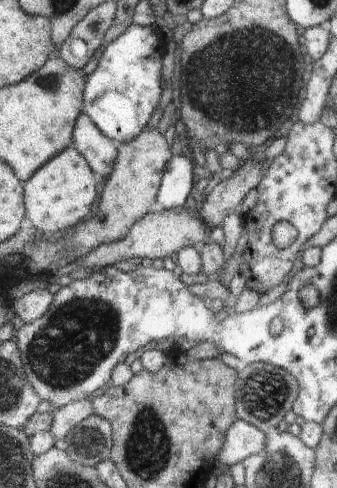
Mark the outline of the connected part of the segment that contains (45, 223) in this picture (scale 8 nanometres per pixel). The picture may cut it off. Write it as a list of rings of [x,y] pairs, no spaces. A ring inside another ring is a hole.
[[[73,146],[48,160],[24,183],[28,220],[41,235],[78,225],[92,214],[94,198],[96,198],[96,180],[92,169]]]

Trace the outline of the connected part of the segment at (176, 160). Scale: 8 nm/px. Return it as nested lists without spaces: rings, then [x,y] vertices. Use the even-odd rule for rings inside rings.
[[[188,153],[173,155],[164,171],[163,184],[159,190],[158,203],[161,209],[182,209],[186,198],[194,192],[193,186],[192,160]]]

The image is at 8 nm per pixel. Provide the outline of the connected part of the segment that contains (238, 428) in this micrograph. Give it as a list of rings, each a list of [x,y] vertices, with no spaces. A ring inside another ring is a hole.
[[[240,420],[227,432],[226,442],[220,451],[220,462],[232,466],[243,462],[264,448],[265,433],[259,428]]]

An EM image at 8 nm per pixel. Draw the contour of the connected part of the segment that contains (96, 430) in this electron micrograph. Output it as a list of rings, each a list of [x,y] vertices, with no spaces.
[[[100,415],[89,416],[72,427],[72,430],[64,436],[64,442],[66,442],[67,446],[65,451],[73,461],[95,467],[102,460],[111,458],[113,443],[111,424]]]

